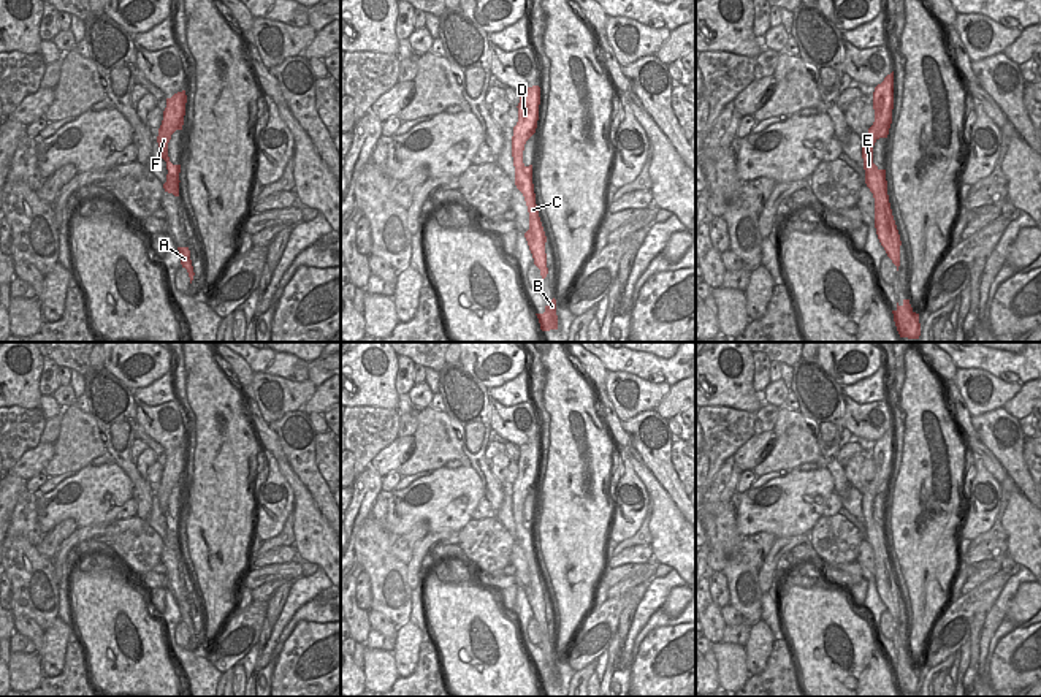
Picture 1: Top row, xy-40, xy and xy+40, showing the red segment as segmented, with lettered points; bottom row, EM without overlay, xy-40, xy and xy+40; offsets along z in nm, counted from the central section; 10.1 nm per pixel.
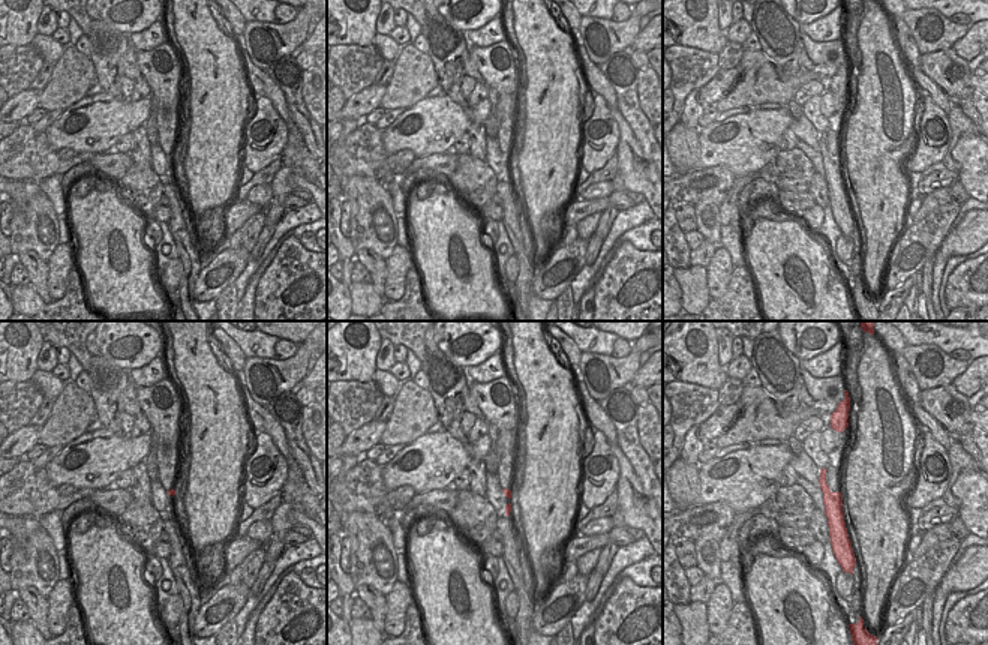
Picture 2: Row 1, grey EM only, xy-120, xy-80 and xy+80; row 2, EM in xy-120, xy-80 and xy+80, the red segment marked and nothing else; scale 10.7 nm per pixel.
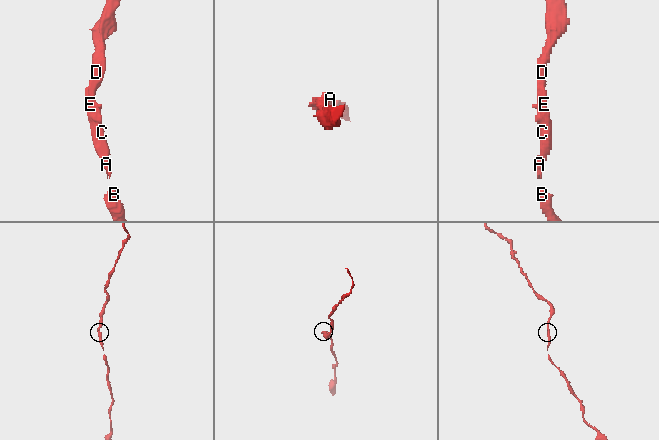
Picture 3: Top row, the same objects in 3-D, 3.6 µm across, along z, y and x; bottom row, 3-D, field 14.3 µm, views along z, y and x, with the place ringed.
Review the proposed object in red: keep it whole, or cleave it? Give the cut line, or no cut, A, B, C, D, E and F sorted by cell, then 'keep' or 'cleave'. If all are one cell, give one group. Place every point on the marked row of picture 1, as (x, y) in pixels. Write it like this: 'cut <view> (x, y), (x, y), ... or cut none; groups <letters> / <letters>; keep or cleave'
cut none; groups A B C D E F; keep

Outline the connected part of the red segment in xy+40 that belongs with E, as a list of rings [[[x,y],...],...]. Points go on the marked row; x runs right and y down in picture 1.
[[[894,71],[875,87],[873,109],[875,122],[868,128],[868,136],[862,139],[865,184],[875,198],[875,228],[878,239],[898,271],[902,241],[889,203],[886,169],[879,169],[873,163],[873,146],[879,138],[887,138],[892,124]]]

